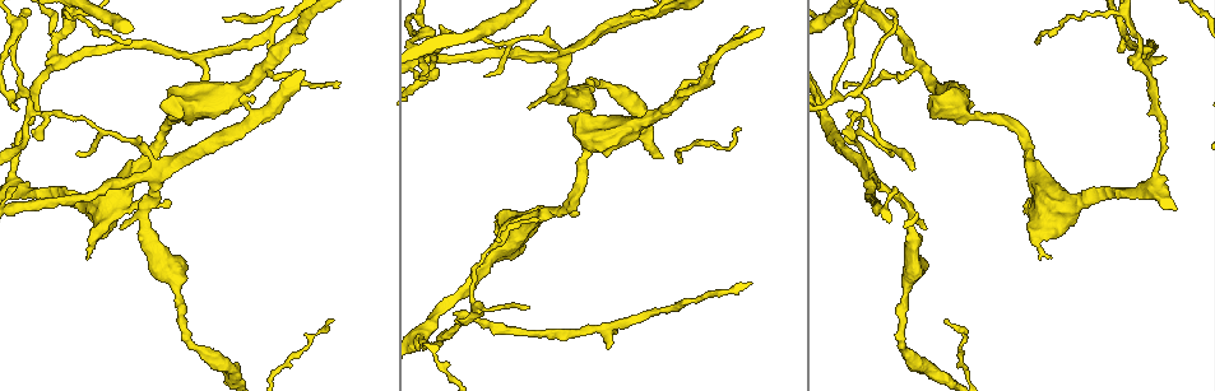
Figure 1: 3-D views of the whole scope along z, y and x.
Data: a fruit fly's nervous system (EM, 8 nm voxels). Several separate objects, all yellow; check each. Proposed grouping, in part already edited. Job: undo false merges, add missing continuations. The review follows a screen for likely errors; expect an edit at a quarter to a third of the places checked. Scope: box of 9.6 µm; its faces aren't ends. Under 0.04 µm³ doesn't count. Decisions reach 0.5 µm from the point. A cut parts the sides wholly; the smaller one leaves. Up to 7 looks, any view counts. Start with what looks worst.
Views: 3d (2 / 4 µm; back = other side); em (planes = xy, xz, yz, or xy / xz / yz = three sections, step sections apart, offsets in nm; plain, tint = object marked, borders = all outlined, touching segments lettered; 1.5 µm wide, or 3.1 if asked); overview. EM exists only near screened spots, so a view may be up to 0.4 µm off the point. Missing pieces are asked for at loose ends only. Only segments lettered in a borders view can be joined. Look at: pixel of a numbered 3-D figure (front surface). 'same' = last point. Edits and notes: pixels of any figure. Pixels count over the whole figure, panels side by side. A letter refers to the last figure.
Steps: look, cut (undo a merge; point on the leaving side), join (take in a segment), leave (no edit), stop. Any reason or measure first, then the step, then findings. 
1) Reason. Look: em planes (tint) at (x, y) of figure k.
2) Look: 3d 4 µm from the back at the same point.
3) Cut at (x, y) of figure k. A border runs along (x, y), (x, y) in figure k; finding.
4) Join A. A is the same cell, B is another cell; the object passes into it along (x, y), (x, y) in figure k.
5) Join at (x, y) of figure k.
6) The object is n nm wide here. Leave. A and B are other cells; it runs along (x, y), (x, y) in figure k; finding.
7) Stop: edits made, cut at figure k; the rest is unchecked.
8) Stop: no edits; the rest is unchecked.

Arms part here. Look: em planes (tint) at (866, 114) of figure 1.

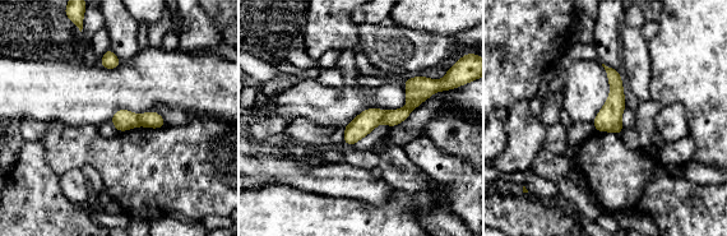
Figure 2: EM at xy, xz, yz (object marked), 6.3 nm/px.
What lies round it. Look: em planes (borders) at the same point.

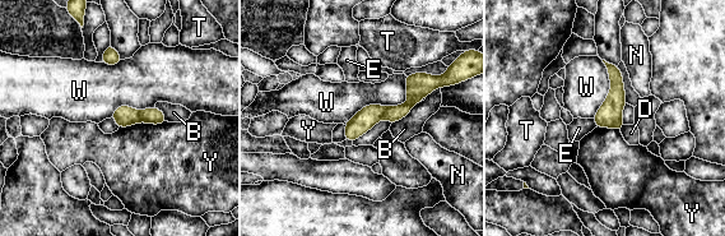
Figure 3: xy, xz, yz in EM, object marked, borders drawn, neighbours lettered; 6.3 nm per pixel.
The object is 130 nm wide here. Cut at (124, 116) of figure 3. B, D, E, N, T, W and Y are other cells; a border runs along (139, 112), (142, 120) in figure 3; two neurons meet here.

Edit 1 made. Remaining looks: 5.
Long arm stops here. Look: em planes (plain) at (132, 40) of figure 1.

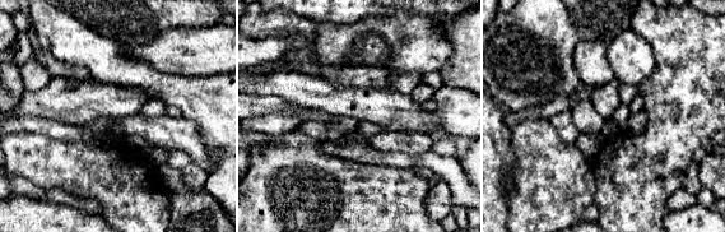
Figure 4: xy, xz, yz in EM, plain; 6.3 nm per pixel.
Look: em planes (borders) at the same point.

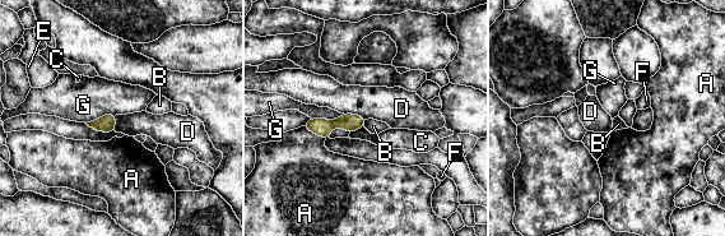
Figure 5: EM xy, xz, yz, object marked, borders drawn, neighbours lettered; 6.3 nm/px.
Leave. A, B, C, D, E, F and G are other cells; no lettered segment goes on from it.

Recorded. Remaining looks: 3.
Stop: edits made, cut at figure 3; the rest is unchecked.

